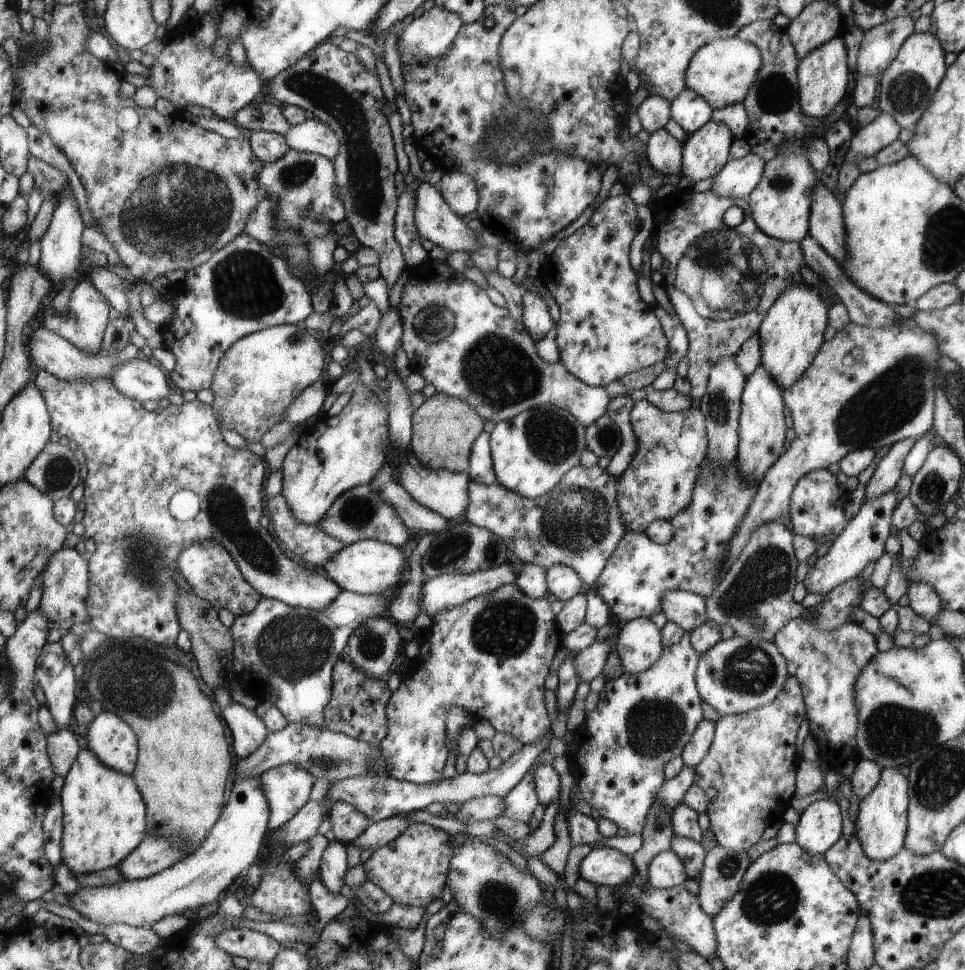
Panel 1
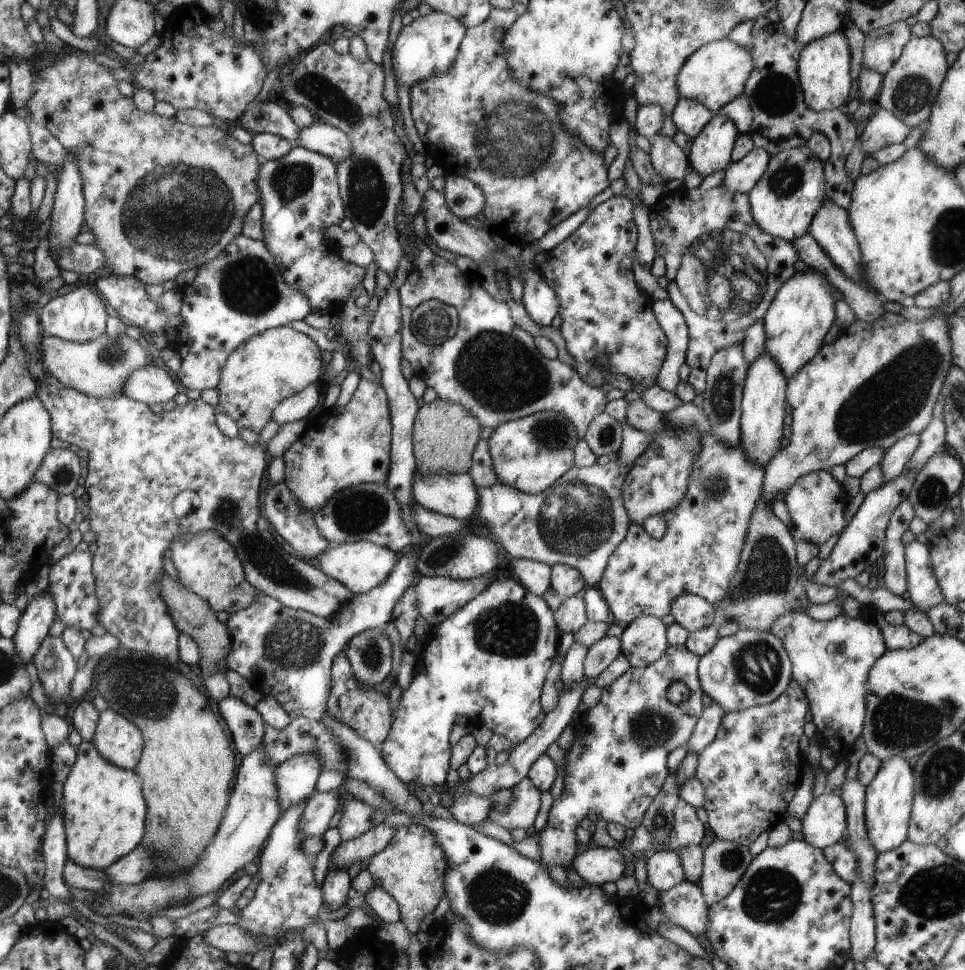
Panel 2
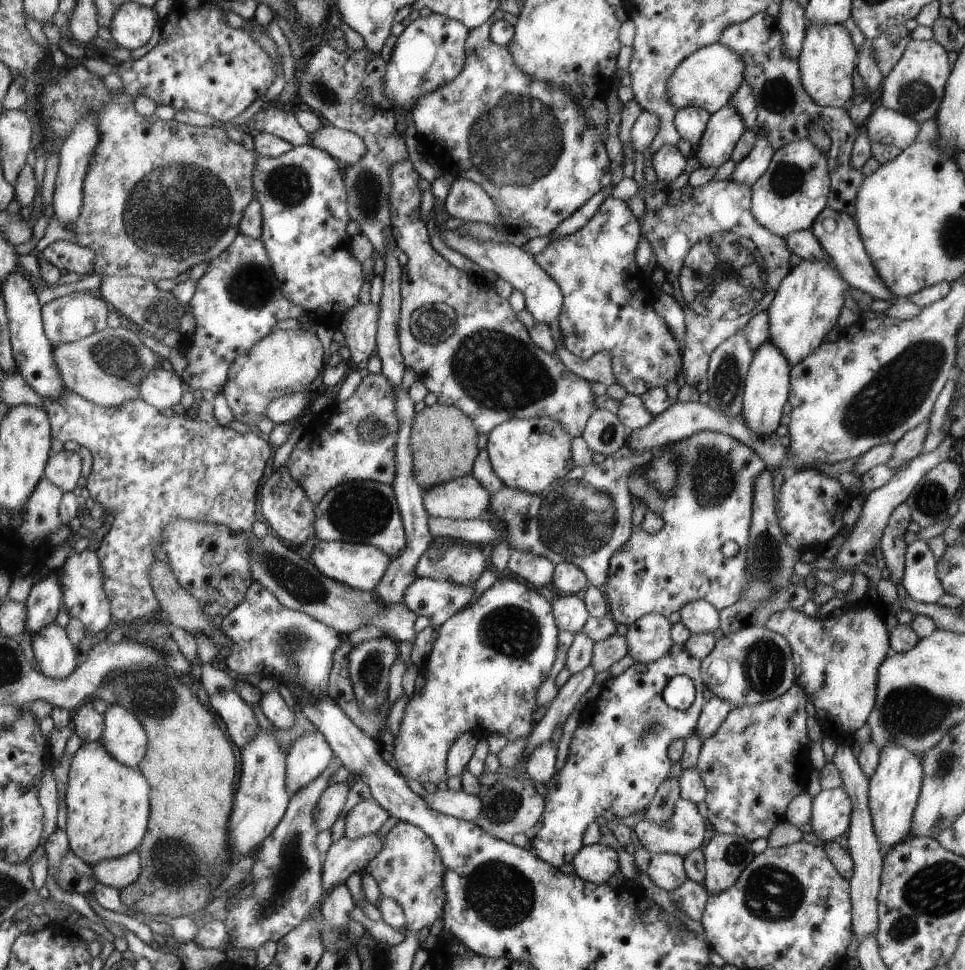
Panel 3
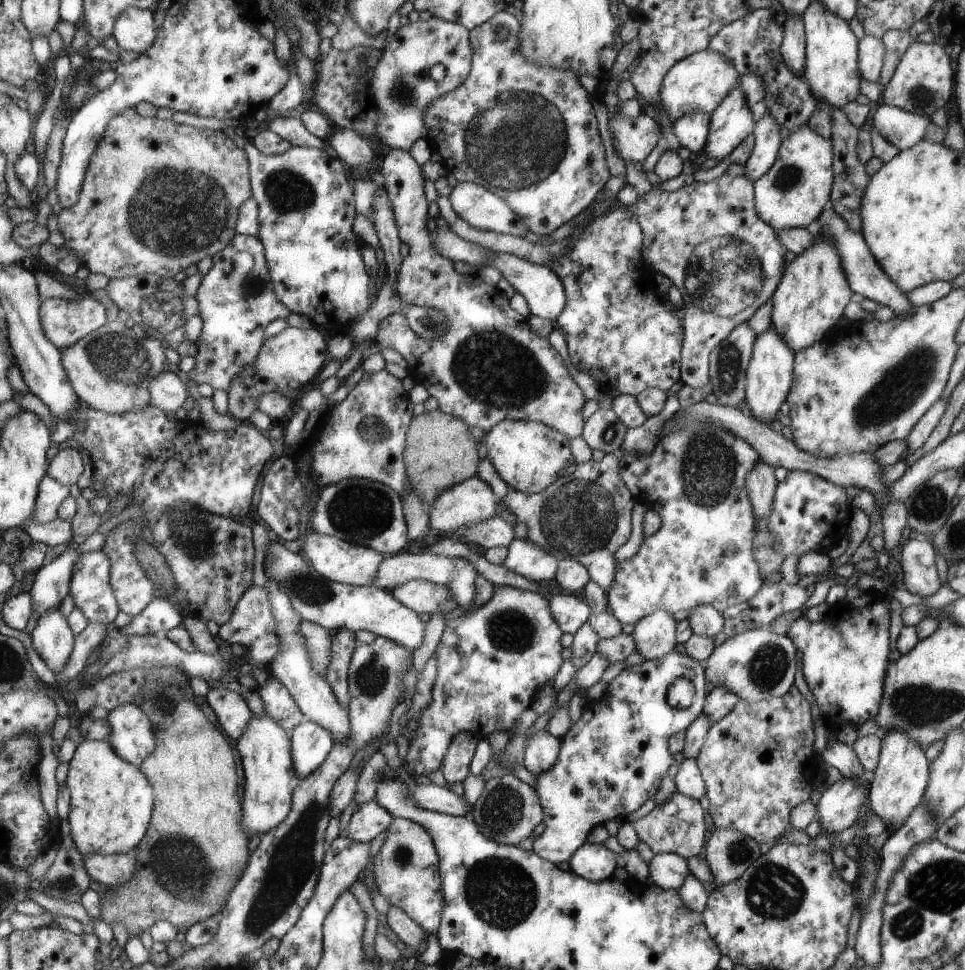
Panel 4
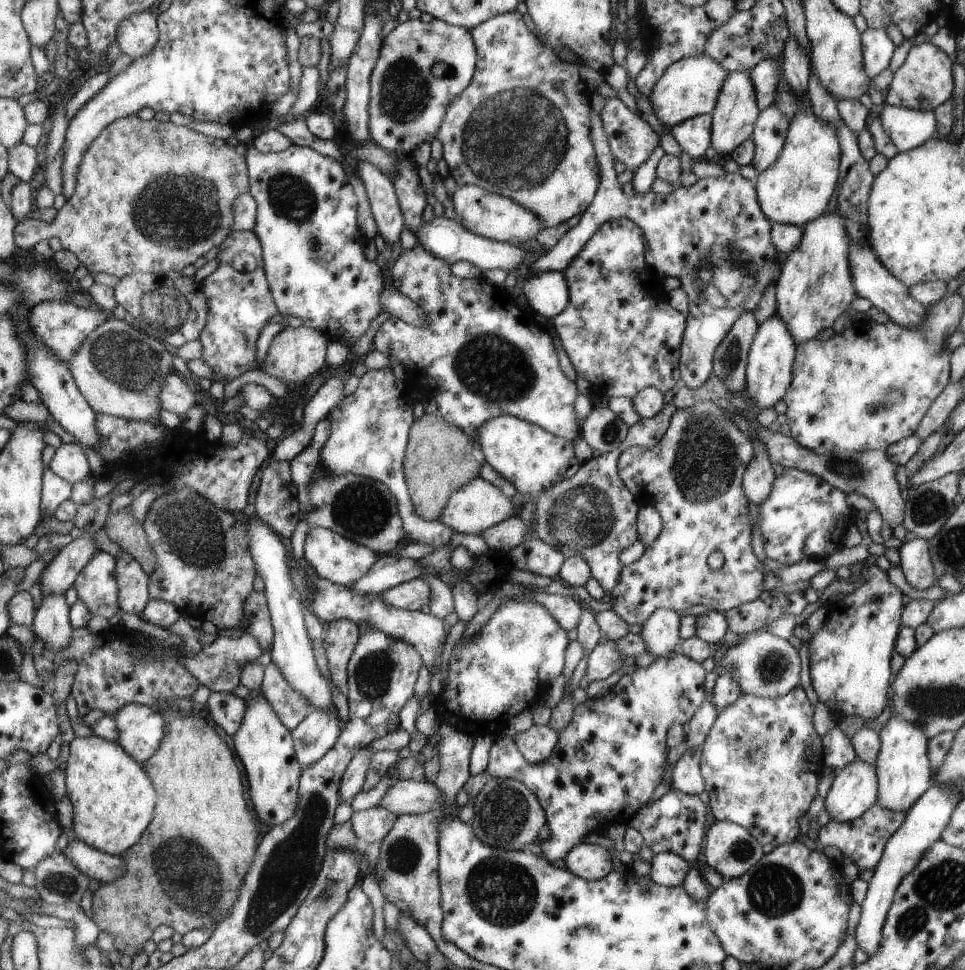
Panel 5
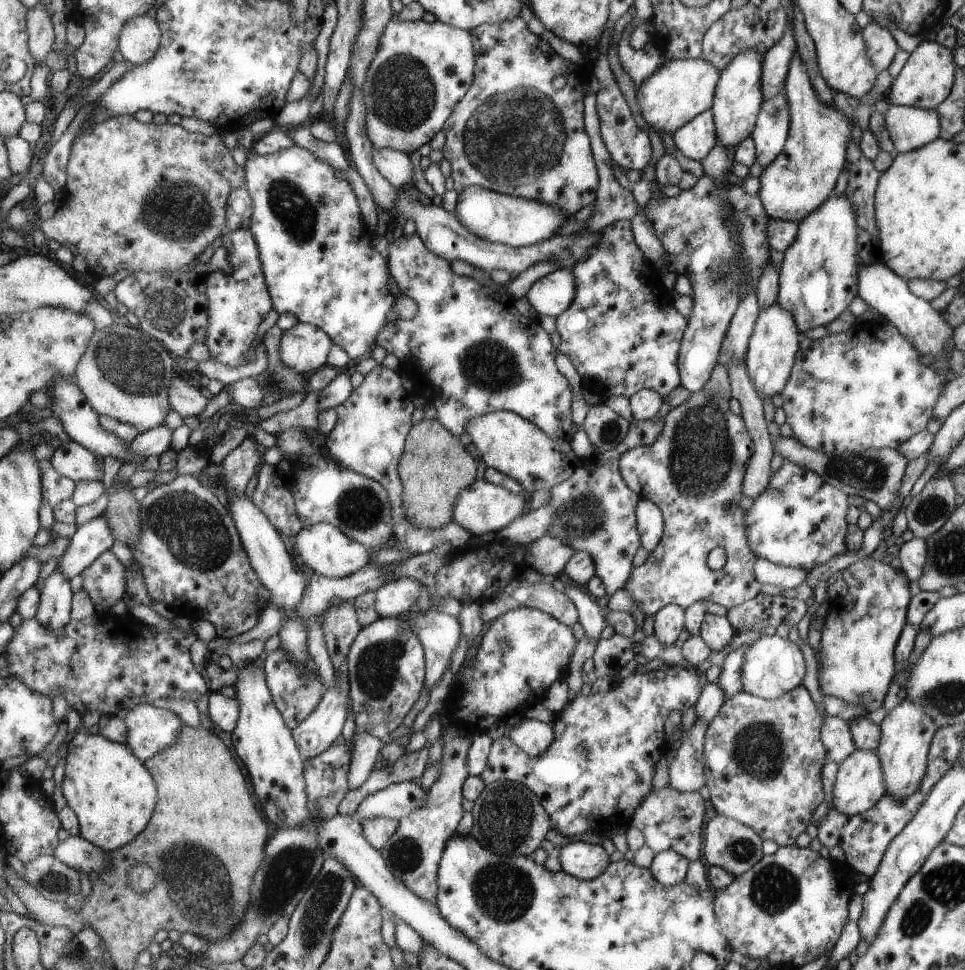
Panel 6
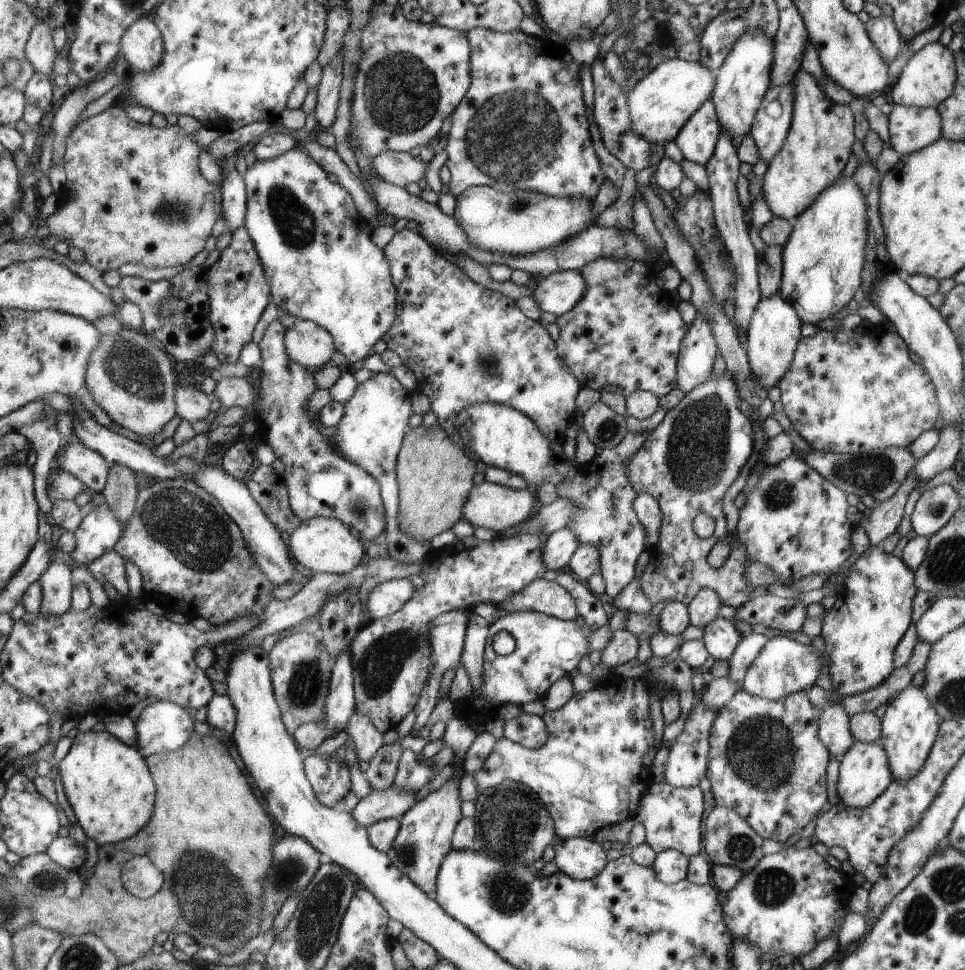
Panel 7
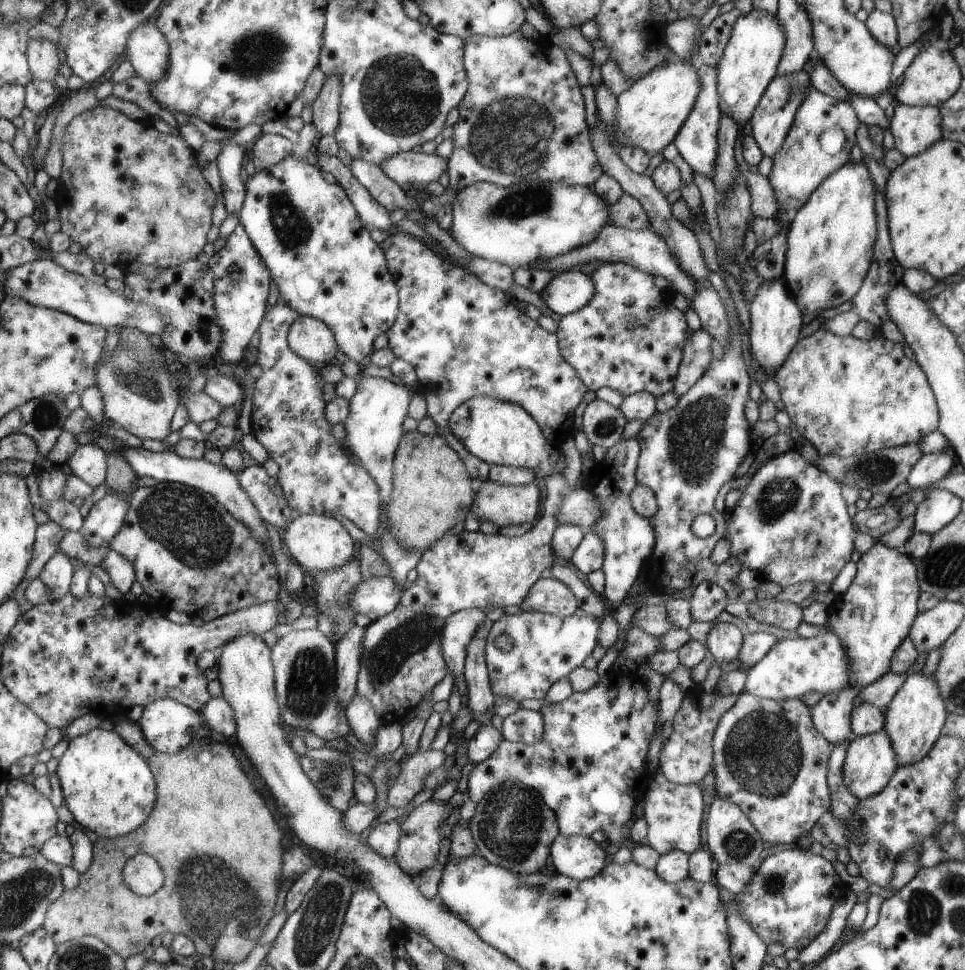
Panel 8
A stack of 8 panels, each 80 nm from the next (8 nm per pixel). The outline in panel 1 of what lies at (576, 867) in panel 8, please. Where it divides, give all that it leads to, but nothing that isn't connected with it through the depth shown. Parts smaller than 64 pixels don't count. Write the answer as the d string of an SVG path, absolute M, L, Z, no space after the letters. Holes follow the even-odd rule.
M593 847L578 866L579 877L595 887L601 884L621 887L633 876L635 868L625 853L609 847Z

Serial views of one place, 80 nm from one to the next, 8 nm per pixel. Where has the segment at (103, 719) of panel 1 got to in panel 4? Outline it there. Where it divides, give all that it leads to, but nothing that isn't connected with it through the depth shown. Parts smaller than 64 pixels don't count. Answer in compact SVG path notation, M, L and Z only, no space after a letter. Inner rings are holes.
M127 703L108 713L112 733L107 741L117 754L130 763L141 763L156 749L157 739L141 706Z

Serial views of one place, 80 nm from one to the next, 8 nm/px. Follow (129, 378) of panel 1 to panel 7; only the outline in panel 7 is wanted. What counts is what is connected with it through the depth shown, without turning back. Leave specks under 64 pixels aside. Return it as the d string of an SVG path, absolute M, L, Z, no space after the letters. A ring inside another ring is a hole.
M189 385L188 387L176 388L176 402L178 404L178 415L182 419L205 420L205 416L211 410L212 395L202 392L198 386Z

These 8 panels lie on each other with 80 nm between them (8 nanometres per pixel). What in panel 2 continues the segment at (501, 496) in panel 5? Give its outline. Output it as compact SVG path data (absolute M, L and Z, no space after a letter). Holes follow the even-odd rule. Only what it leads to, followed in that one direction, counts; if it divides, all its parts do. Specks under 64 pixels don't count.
M469 473L412 476L414 502L427 510L461 521L470 520L479 500Z

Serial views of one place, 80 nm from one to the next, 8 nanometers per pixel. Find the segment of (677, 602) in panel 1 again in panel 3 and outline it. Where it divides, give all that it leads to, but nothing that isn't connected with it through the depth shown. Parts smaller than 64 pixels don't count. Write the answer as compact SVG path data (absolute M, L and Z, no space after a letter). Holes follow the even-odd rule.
M692 600L692 602L685 603L678 612L680 623L690 633L713 631L718 626L719 611L707 601Z

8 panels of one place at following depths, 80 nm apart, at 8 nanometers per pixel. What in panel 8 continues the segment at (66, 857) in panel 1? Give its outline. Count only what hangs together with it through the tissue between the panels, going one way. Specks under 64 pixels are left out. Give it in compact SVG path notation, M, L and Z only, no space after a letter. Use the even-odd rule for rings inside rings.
M95 728L71 739L56 774L75 820L99 838L116 839L136 831L156 807L158 784L148 759L115 730Z

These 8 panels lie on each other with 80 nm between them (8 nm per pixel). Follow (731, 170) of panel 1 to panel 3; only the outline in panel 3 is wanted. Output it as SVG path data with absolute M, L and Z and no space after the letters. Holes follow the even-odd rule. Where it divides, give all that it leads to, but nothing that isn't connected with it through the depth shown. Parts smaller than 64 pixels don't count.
M762 135L757 136L753 148L734 164L727 179L735 184L749 187L768 170L775 151Z

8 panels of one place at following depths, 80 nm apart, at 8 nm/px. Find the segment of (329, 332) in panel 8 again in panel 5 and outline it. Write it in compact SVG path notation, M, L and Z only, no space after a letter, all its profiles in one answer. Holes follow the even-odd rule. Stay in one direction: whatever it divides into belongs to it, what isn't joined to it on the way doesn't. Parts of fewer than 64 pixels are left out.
M286 327L272 340L262 370L289 387L294 382L306 382L327 368L328 346L332 339L327 333L311 327Z

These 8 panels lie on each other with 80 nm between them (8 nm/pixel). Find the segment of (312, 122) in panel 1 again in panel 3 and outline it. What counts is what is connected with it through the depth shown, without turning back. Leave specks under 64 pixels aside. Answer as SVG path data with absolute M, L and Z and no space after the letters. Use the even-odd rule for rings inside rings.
M326 123L320 131L310 134L310 144L327 151L343 166L358 163L366 155L365 141L354 132Z

